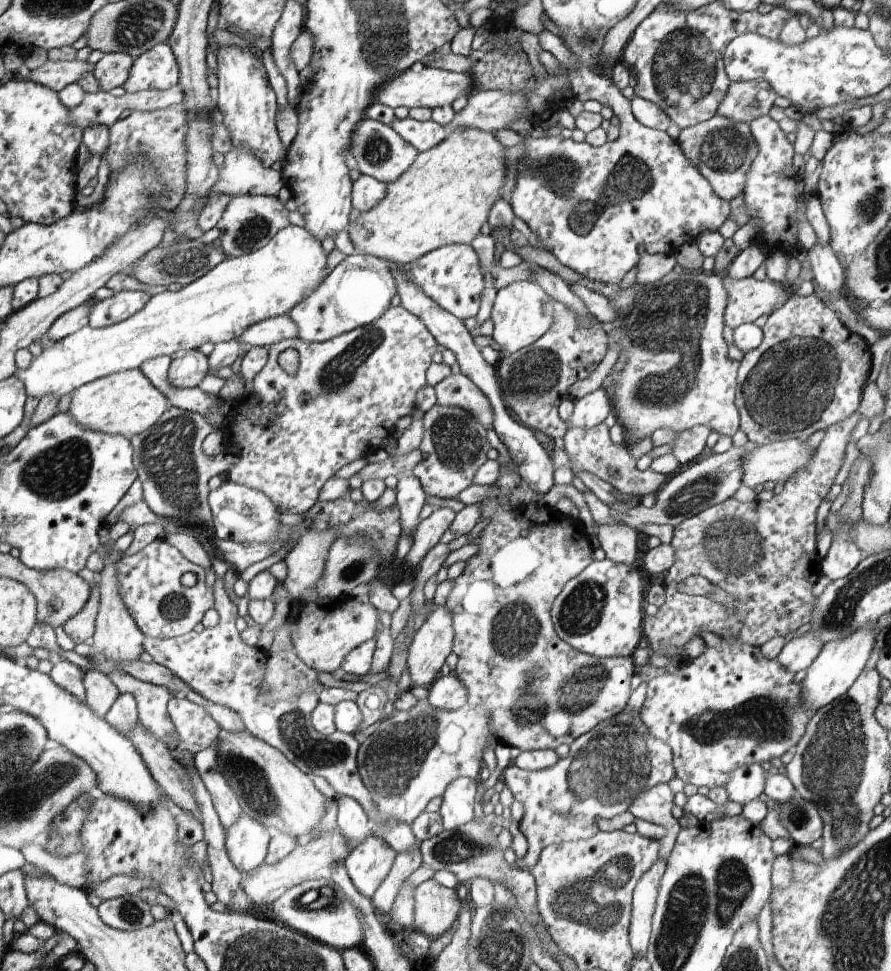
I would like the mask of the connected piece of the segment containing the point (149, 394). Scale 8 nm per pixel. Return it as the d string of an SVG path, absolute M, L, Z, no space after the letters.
M136 368L119 371L80 386L72 393L68 412L81 426L92 431L123 435L130 440L135 434L151 429L169 408L167 396Z

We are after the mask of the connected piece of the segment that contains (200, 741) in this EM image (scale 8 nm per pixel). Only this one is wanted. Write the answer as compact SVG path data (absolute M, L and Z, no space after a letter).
M184 695L171 698L168 711L180 737L179 750L196 755L208 749L223 733L220 724L206 714L204 707L190 702Z

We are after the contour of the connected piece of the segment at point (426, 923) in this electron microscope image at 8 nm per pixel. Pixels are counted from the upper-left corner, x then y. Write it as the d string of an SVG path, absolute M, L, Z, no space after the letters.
M435 879L421 882L415 888L415 914L412 929L430 938L440 938L453 928L462 904L456 888L446 887Z

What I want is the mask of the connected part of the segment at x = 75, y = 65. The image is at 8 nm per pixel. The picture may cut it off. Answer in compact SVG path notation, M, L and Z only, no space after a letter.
M47 61L36 70L30 70L24 80L42 84L56 93L67 88L72 83L79 82L88 72L93 72L94 65L88 62L72 61Z

